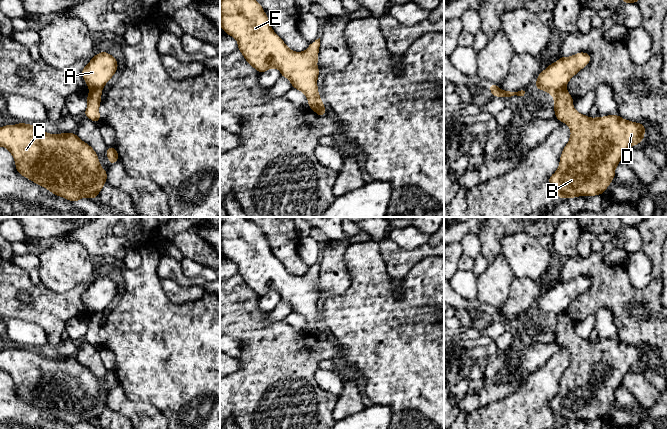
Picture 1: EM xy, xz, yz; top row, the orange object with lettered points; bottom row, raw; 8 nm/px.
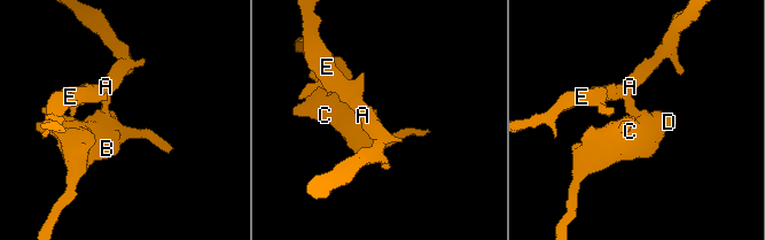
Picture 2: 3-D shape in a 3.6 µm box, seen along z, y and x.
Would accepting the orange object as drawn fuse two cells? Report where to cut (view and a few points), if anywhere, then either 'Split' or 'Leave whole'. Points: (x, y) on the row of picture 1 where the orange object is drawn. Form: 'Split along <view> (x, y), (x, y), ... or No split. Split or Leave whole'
Split along yz (564, 88), (553, 95). Split

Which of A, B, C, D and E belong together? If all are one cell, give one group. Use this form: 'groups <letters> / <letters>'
groups A E / B C D

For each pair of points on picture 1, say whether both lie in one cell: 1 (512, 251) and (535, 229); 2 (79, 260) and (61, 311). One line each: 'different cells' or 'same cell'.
1: different cells
2: different cells

